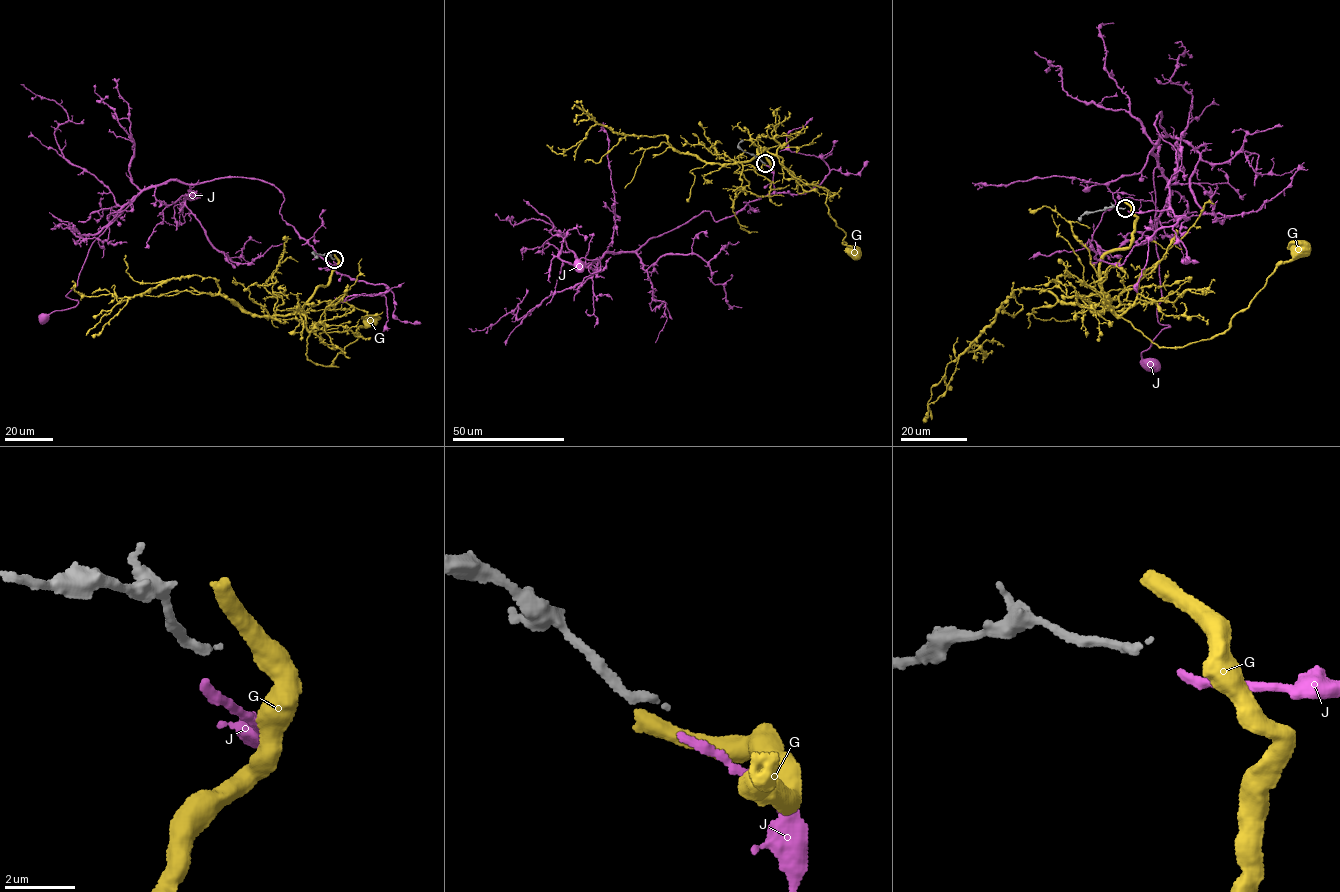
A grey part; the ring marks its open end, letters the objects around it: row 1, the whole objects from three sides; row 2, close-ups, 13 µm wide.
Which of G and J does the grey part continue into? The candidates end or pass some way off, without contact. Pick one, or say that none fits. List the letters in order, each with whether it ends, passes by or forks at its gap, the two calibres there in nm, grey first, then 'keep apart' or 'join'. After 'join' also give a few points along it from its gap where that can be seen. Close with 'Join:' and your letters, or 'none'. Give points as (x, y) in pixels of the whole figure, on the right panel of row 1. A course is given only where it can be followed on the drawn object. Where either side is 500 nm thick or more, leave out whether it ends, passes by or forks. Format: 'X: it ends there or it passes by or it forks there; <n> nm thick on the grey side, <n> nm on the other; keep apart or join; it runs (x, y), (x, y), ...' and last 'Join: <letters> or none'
G: 200 nm thick on the grey side, 600 nm on the other; keep apart
J: it ends there; 200 nm thick on the grey side, 240 nm on the other; join; it runs (1128, 211), (1169, 206), (1176, 152), (1156, 129), (1160, 112), (1157, 316), (1170, 326), (1141, 353), (1150, 365)
Join: J

